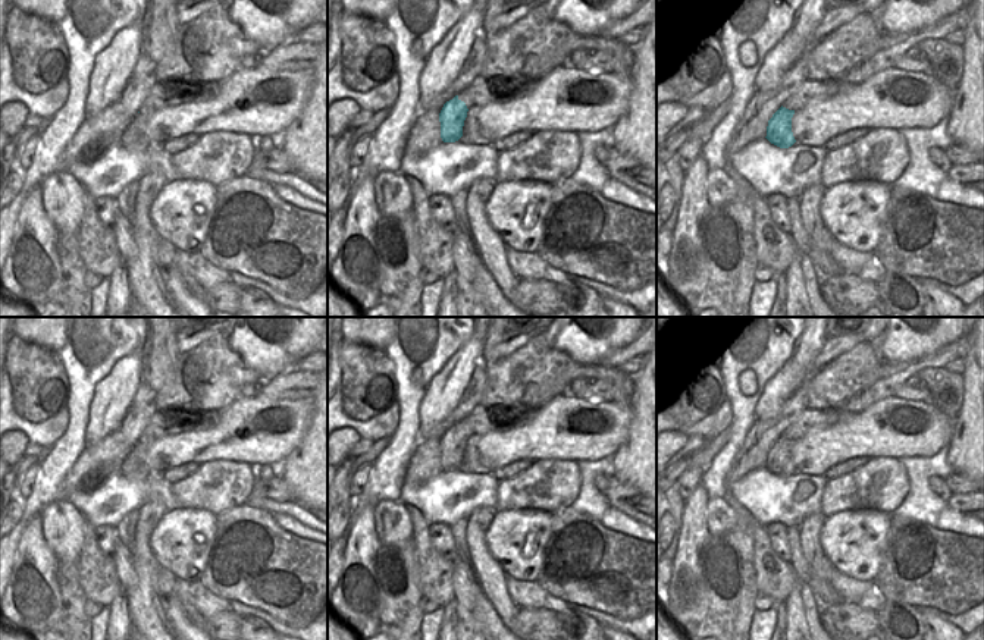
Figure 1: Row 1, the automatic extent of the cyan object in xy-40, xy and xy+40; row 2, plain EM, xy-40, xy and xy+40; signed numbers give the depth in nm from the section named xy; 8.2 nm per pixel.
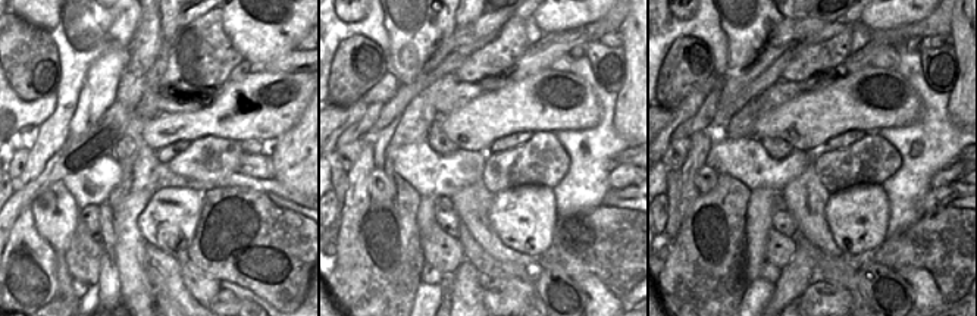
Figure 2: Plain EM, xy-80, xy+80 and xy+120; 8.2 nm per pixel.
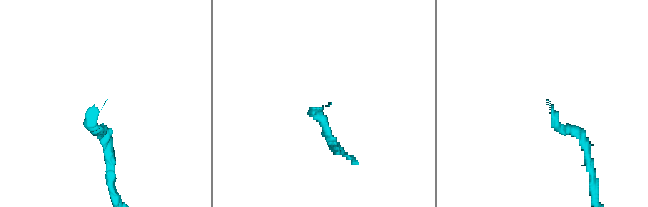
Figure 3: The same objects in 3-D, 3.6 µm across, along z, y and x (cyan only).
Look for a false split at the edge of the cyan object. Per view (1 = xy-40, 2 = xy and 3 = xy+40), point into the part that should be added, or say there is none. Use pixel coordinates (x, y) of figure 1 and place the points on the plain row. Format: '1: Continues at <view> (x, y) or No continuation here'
1: No continuation here
2: No continuation here
3: No continuation here.

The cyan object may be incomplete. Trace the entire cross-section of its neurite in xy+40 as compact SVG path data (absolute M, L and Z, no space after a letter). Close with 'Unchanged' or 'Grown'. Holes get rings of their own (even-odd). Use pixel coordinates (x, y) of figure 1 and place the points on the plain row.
M783 434L773 443L773 446L768 449L765 465L771 473L780 477L789 477L796 471L792 461L793 443L795 439L789 439Z. Unchanged.

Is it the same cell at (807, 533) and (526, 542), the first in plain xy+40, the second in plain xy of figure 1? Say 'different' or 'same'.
different

